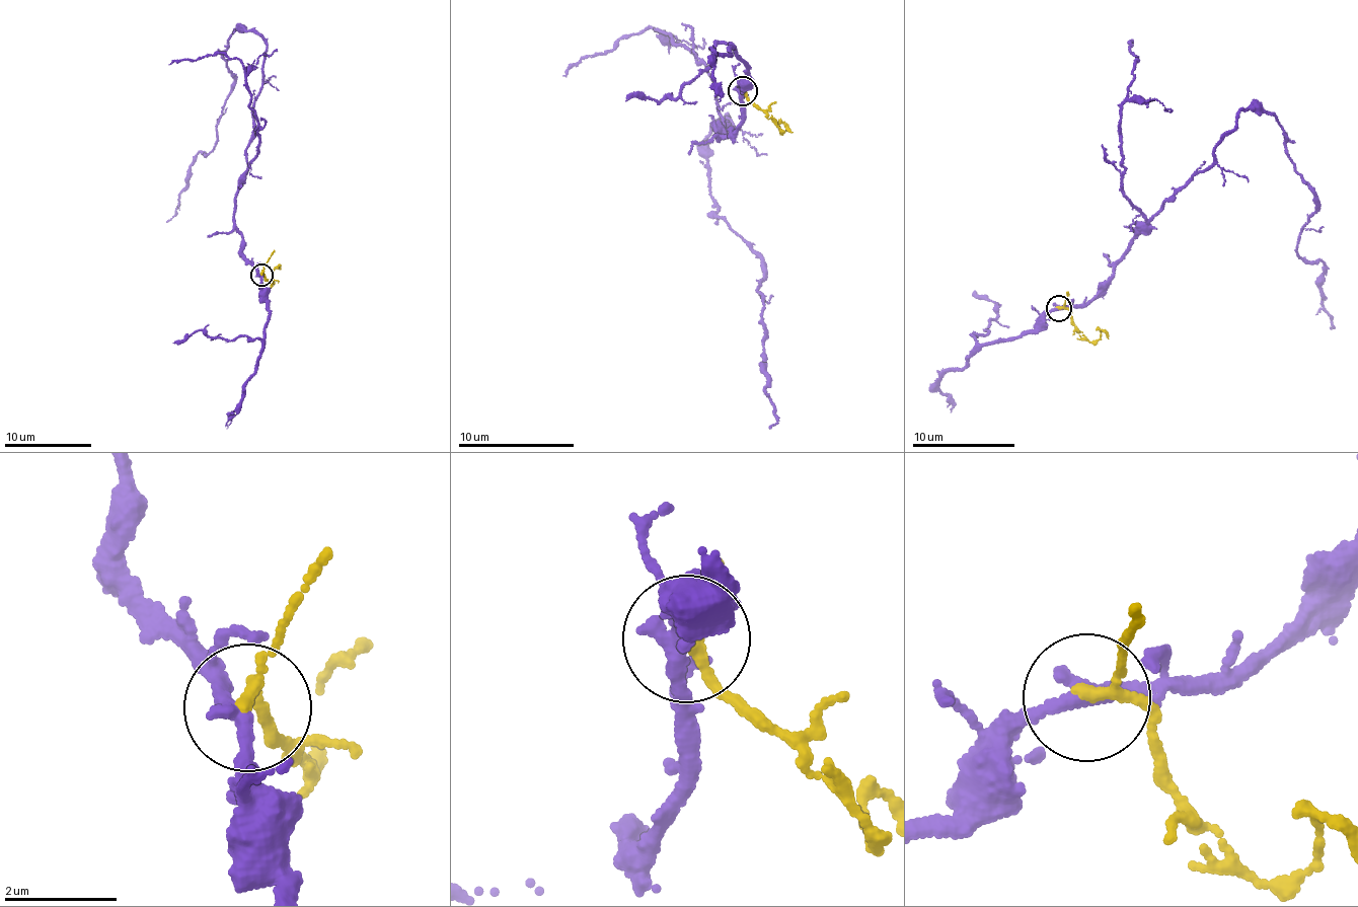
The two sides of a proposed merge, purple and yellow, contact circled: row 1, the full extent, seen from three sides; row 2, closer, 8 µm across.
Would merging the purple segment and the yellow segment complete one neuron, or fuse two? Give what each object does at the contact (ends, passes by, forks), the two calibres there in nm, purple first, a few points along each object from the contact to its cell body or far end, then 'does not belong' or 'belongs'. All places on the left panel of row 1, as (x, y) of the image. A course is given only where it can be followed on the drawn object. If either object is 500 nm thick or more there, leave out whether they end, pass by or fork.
purple passes by; yellow passes by; 280 nm thick on the purple side, 170 nm on the other; purple runs (262, 276), (233, 218), (267, 45), (250, 28), (223, 54), (234, 80), (214, 151), (196, 155), (166, 222); yellow runs (262, 276), (263, 273), (266, 281), (273, 284), (272, 276), (277, 267), (281, 269); does not belong

